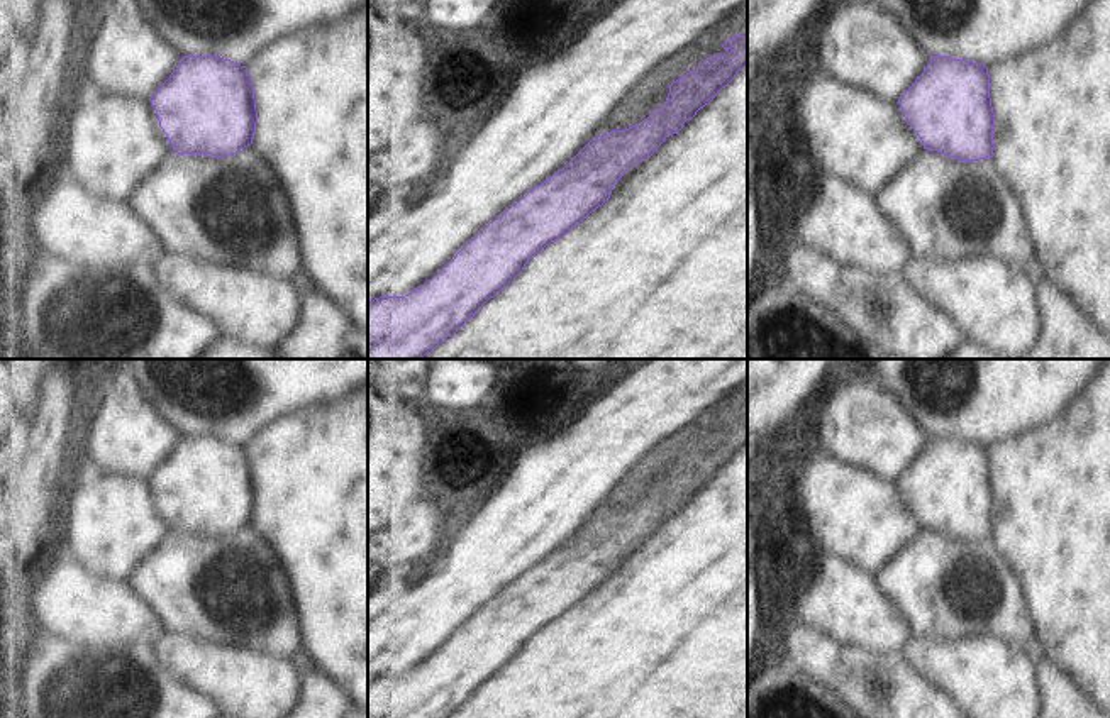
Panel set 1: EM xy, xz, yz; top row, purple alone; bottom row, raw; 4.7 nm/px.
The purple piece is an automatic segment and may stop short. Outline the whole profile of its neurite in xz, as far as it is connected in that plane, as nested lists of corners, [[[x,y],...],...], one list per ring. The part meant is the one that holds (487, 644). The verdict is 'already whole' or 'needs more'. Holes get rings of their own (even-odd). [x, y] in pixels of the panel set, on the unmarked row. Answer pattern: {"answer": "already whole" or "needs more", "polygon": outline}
{"answer": "already whole", "polygon": [[[747,415],[722,423],[729,432],[707,437],[697,449],[673,461],[666,483],[646,500],[593,516],[563,549],[536,566],[490,601],[432,659],[405,676],[380,676],[368,682],[368,718],[452,716],[497,672],[503,671],[525,643],[551,621],[564,616],[591,591],[608,581],[613,564],[639,540],[683,508],[735,454],[747,445]]]}

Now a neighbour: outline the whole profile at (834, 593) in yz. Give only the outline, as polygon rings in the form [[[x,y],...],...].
[[[822,552],[795,577],[788,616],[864,649],[893,652],[913,637],[905,608],[881,586],[878,572]]]

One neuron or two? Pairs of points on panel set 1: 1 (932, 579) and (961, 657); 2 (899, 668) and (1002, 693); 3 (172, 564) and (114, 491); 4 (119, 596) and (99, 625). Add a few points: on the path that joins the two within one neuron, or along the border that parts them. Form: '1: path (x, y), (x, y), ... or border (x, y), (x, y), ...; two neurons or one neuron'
1: border (993, 632), (960, 634), (954, 637), (915, 635); two neurons
2: border (904, 647), (909, 659), (921, 671), (956, 698); two neurons
3: border (172, 530), (143, 559), (133, 576); two neurons
4: path (112, 603), (99, 618); one neuron

